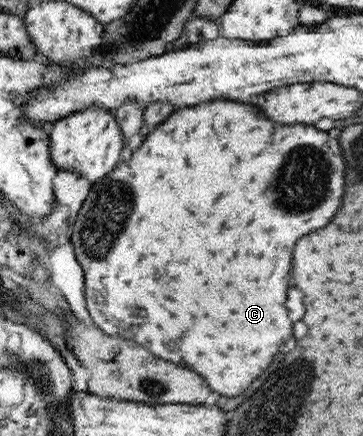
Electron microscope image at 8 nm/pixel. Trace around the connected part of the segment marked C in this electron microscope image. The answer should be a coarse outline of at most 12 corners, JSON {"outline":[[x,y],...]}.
{"outline":[[180,108],[73,227],[106,333],[238,396],[339,139]]}

